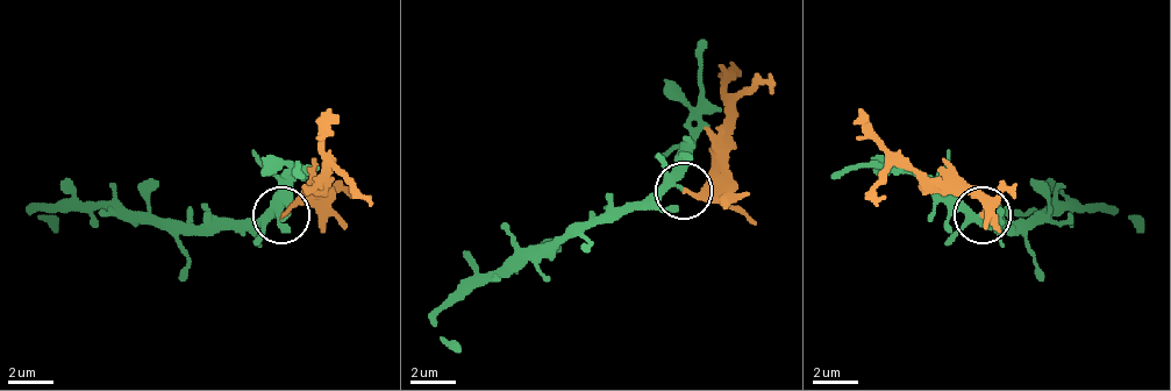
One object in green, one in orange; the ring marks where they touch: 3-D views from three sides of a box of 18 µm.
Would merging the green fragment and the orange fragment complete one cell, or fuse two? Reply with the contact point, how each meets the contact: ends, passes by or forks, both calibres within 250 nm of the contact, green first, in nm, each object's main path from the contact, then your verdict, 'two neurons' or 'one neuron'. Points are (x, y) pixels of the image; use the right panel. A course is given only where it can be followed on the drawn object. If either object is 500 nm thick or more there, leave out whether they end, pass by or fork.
(983, 215) | green forks | orange ends | 200/190 nm | green via (984, 217), (978, 222), (1013, 228), (1070, 211), (1109, 211), (1144, 234) | orange via (984, 217), (955, 182), (921, 182), (858, 107) | two neurons

